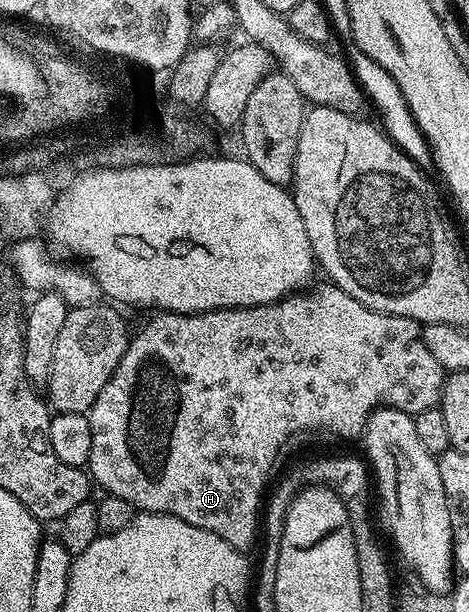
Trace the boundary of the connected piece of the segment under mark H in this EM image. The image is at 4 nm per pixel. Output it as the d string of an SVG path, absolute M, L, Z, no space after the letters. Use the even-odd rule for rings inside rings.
M324 283L325 285L317 285L314 289L309 289L306 293L303 291L294 292L292 295L286 295L279 301L273 301L269 305L250 305L248 309L209 309L205 313L170 313L168 311L158 312L157 317L153 317L138 333L134 332L129 338L129 346L123 355L123 359L119 363L119 367L115 367L115 371L95 399L95 403L88 411L89 426L91 427L91 455L89 456L89 464L87 472L94 482L97 481L105 488L104 492L110 497L118 497L119 499L127 499L127 503L131 503L134 510L144 511L146 513L166 513L169 517L178 517L183 519L183 523L191 523L195 527L203 527L207 531L217 533L219 539L223 539L227 543L231 543L231 547L242 551L249 551L253 545L253 540L259 537L259 518L263 513L263 494L266 492L265 484L269 481L269 472L273 469L273 464L277 461L277 452L285 445L288 437L293 437L296 433L305 433L308 429L318 429L321 433L334 433L337 437L349 441L352 437L360 438L365 431L365 425L369 421L370 415L377 409L382 407L386 409L398 409L410 415L419 411L427 411L434 408L440 402L441 388L445 386L446 370L439 367L439 363L435 363L435 358L431 356L431 351L427 351L427 347L421 338L421 325L412 321L410 317L396 317L390 313L380 313L374 309L369 309L363 303L359 303L351 295L344 293L339 286L332 283Z

